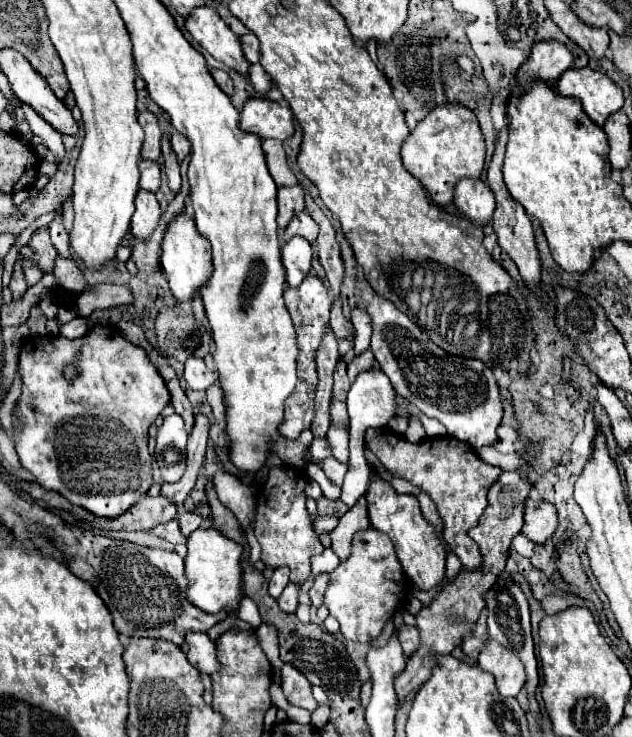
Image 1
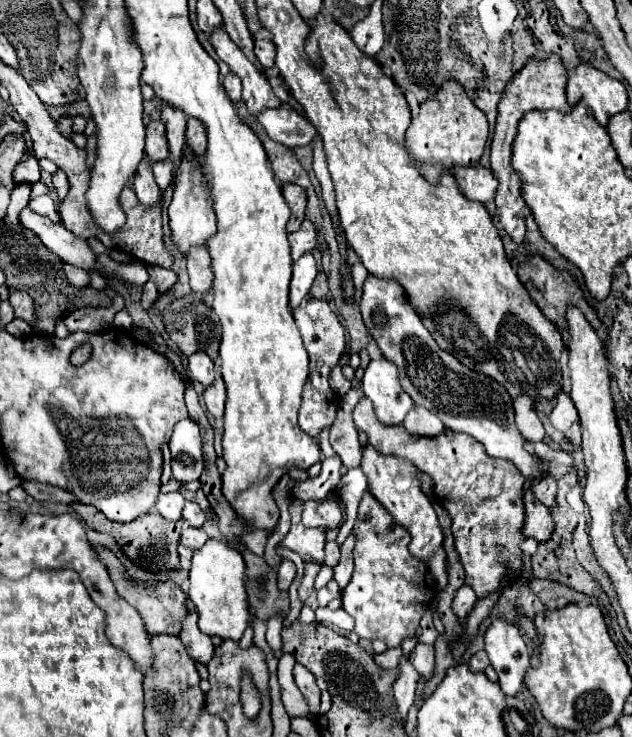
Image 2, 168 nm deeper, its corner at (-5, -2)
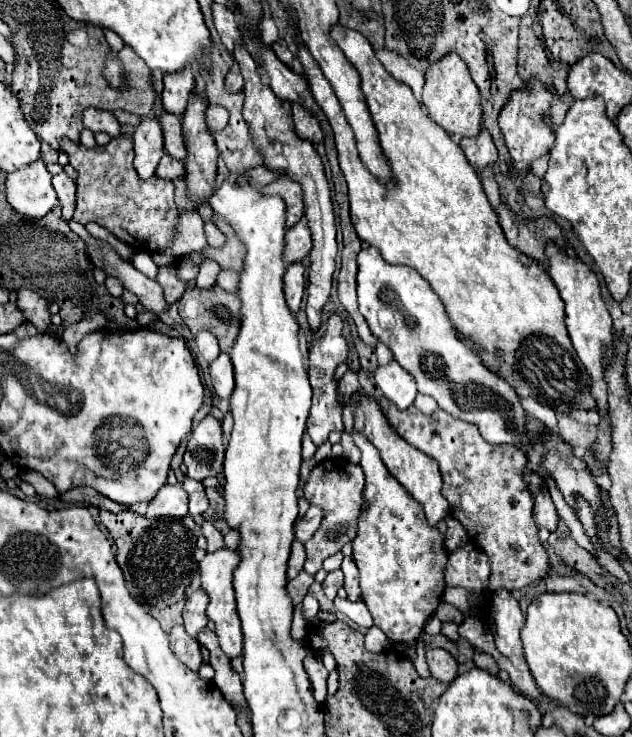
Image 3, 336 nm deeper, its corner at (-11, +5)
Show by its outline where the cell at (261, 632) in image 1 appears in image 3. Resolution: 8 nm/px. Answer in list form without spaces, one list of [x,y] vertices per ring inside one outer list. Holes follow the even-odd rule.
[[[301,572],[297,578],[289,580],[287,588],[289,588],[289,596],[293,598],[293,604],[299,604],[305,598],[311,582],[313,582],[313,576],[307,574],[307,572]]]

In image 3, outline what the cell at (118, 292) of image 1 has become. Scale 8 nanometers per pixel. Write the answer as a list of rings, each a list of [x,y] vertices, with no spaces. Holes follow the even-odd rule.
[[[173,264],[159,268],[159,276],[157,276],[157,282],[161,284],[161,288],[163,288],[163,292],[165,292],[165,300],[167,300],[169,304],[179,302],[179,298],[183,296],[185,288],[187,288],[187,282],[179,280],[171,268],[173,268]]]

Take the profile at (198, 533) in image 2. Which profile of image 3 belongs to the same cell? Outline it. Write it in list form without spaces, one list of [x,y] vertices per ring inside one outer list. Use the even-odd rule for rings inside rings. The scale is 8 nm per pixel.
[[[203,522],[201,528],[203,528],[203,536],[207,538],[207,550],[209,550],[209,552],[215,552],[215,550],[219,550],[219,548],[225,546],[225,544],[223,544],[223,536],[221,536],[221,532],[219,532],[213,524]]]

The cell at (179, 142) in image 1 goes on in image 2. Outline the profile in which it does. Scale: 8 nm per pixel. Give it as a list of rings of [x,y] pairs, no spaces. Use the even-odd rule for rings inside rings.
[[[189,119],[187,121],[187,131],[185,131],[185,143],[187,149],[195,155],[203,155],[207,149],[207,135],[205,135],[205,127],[201,125],[201,121],[197,119]]]

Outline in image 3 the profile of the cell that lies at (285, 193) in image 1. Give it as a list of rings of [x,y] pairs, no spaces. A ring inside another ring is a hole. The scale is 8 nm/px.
[[[279,178],[279,180],[263,186],[261,192],[271,194],[271,196],[281,196],[285,200],[287,228],[291,228],[293,224],[299,222],[299,218],[303,218],[303,198],[301,198],[301,188],[297,182],[287,180],[287,178]]]

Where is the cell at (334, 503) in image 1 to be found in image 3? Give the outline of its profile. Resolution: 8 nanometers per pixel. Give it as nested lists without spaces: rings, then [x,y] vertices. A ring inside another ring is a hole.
[[[309,506],[305,516],[301,516],[295,526],[295,538],[299,538],[301,542],[307,542],[319,528],[321,520],[323,520],[323,510],[319,506]]]

